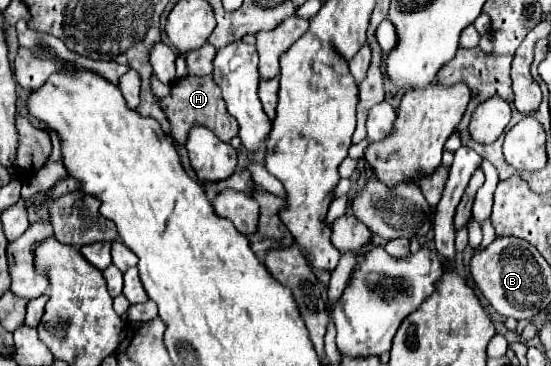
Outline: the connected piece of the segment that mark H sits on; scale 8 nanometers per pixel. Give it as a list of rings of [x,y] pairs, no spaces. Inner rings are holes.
[[[185,76],[181,80],[175,80],[171,86],[171,94],[159,98],[159,106],[171,124],[169,138],[175,144],[185,144],[189,130],[197,124],[207,126],[223,142],[229,142],[233,136],[237,136],[237,120],[227,112],[221,98],[221,88],[215,84],[213,76]]]

